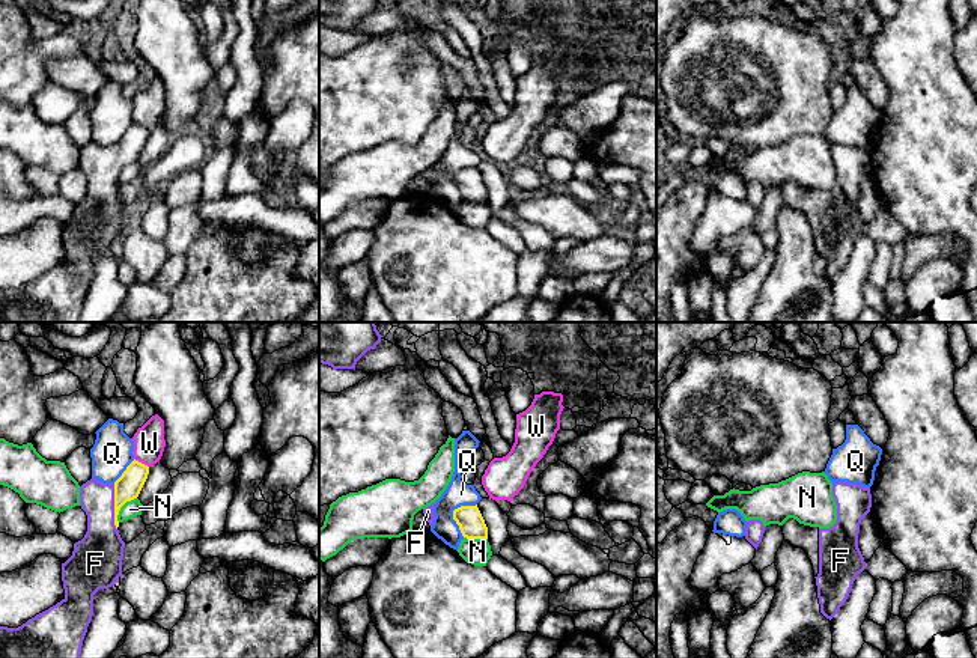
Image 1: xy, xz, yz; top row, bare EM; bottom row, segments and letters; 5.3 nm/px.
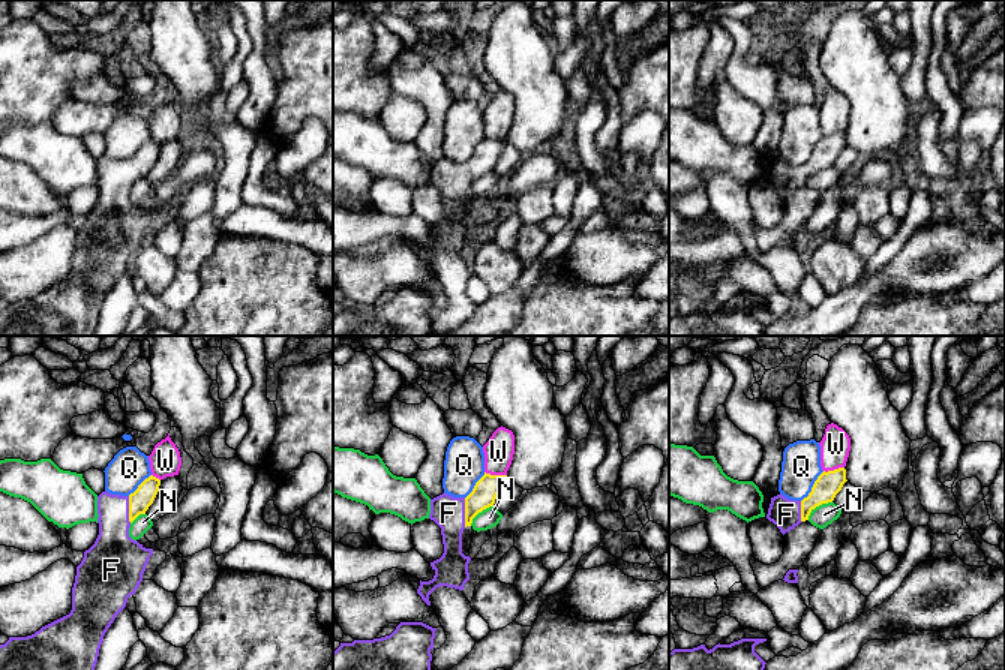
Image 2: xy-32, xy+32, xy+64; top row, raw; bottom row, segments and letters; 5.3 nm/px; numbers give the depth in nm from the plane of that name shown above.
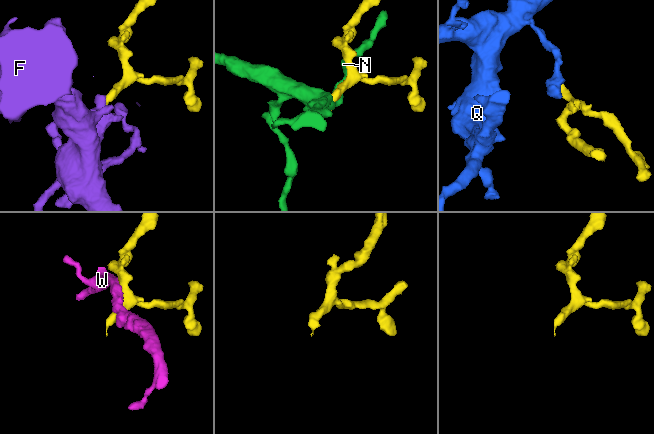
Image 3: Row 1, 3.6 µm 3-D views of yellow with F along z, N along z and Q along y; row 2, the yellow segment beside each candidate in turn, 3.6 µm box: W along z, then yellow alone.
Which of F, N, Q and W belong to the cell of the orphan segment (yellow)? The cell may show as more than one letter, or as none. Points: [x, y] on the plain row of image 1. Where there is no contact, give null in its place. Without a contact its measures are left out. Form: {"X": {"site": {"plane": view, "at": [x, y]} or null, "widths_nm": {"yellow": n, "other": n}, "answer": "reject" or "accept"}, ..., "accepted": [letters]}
{"F": {"site": {"plane": "xy", "at": [115, 169]}, "widths_nm": {"yellow": 140, "other": 240}, "answer": "accept"}, "N": {"site": {"plane": "xy", "at": [121, 169]}, "widths_nm": {"yellow": 140, "other": 90}, "answer": "reject"}, "Q": {"site": {"plane": "xz", "at": [453, 175]}, "widths_nm": {"yellow": 140, "other": 140}, "answer": "reject"}, "W": {"site": {"plane": "xy", "at": [140, 125]}, "widths_nm": {"yellow": 140, "other": 170}, "answer": "reject"}, "accepted": ["F"]}

